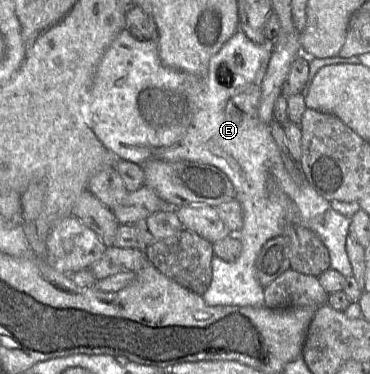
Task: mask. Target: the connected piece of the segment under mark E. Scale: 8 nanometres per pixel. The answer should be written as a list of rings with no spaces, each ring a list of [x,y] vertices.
[[[126,28],[123,29],[112,41],[104,53],[94,79],[93,87],[87,94],[86,100],[82,103],[82,115],[87,125],[92,129],[102,144],[114,155],[116,159],[127,160],[139,165],[156,159],[163,161],[192,160],[213,165],[222,170],[233,184],[236,191],[236,198],[243,212],[243,226],[238,232],[233,232],[232,237],[238,239],[242,244],[242,250],[239,257],[233,262],[227,262],[213,255],[211,261],[212,281],[202,298],[208,306],[264,306],[264,291],[257,280],[255,272],[255,262],[263,245],[270,239],[283,235],[285,227],[288,224],[300,224],[315,232],[329,251],[330,268],[337,270],[344,277],[353,275],[352,266],[346,252],[346,239],[349,232],[351,218],[346,217],[331,207],[330,201],[322,197],[303,176],[297,165],[297,174],[291,175],[282,160],[280,151],[275,140],[272,137],[270,124],[264,124],[259,118],[259,101],[261,97],[261,87],[266,70],[273,52],[274,40],[266,39],[263,43],[254,43],[241,30],[238,31],[220,48],[220,50],[211,58],[209,63],[209,72],[206,76],[198,76],[177,70],[166,66],[160,59],[157,42],[151,40],[138,40]]]

